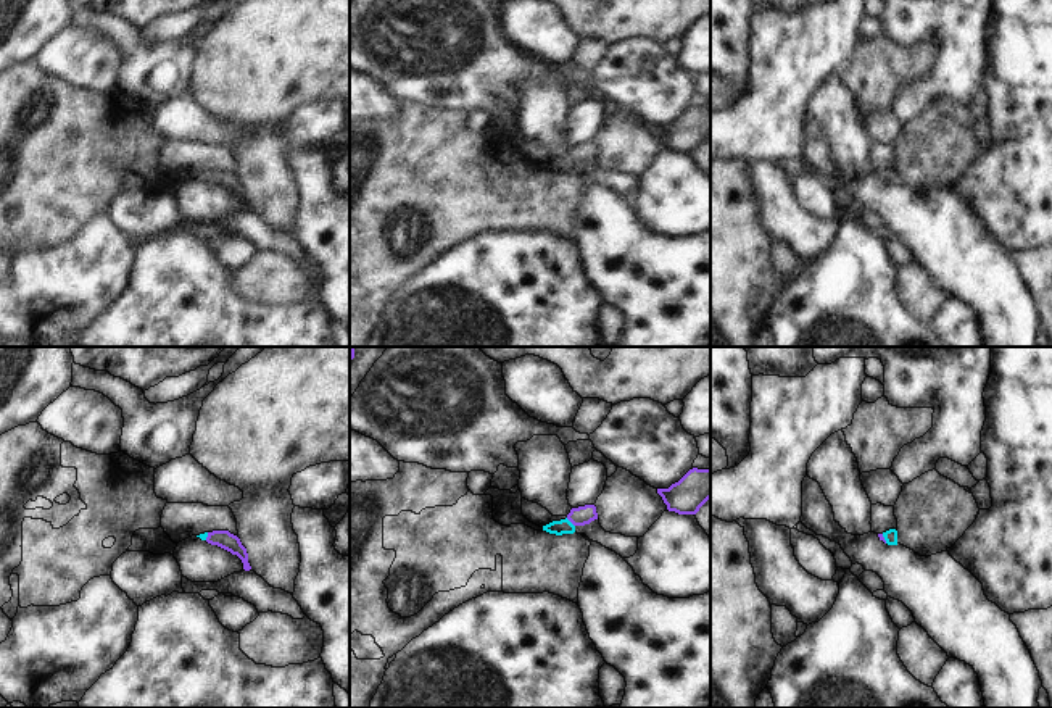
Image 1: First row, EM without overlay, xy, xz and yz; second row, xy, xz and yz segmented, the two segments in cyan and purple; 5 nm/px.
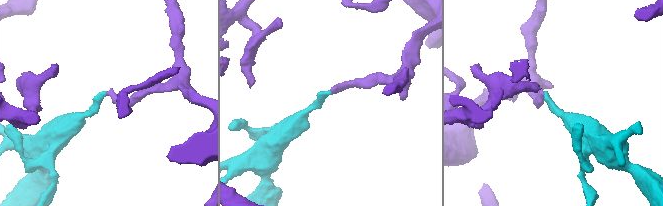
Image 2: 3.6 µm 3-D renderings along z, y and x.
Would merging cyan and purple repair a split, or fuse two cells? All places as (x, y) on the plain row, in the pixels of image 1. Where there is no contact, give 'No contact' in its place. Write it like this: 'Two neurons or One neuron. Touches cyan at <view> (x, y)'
One neuron. Touches cyan at xz (571, 162)

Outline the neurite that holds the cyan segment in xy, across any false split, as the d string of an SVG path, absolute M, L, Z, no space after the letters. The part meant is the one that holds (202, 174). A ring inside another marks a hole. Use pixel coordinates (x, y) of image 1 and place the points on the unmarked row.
M213 169L213 171L205 171L197 174L201 179L206 179L211 184L217 184L227 190L230 190L232 194L237 194L242 202L243 202L243 208L250 210L251 205L248 202L248 192L246 187L242 184L240 177L234 173L230 173L229 169Z

